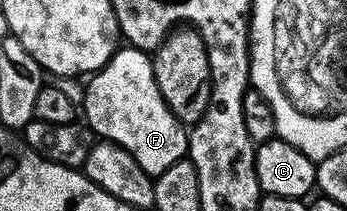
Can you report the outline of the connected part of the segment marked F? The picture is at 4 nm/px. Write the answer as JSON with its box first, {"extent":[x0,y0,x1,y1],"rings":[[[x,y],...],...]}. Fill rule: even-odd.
{"extent":[81,48,188,179],"rings":[[[116,48],[103,67],[90,74],[83,90],[81,113],[87,116],[86,124],[95,134],[129,151],[153,179],[187,157],[188,130],[169,111],[165,99],[161,99],[151,57],[142,49]]]}

